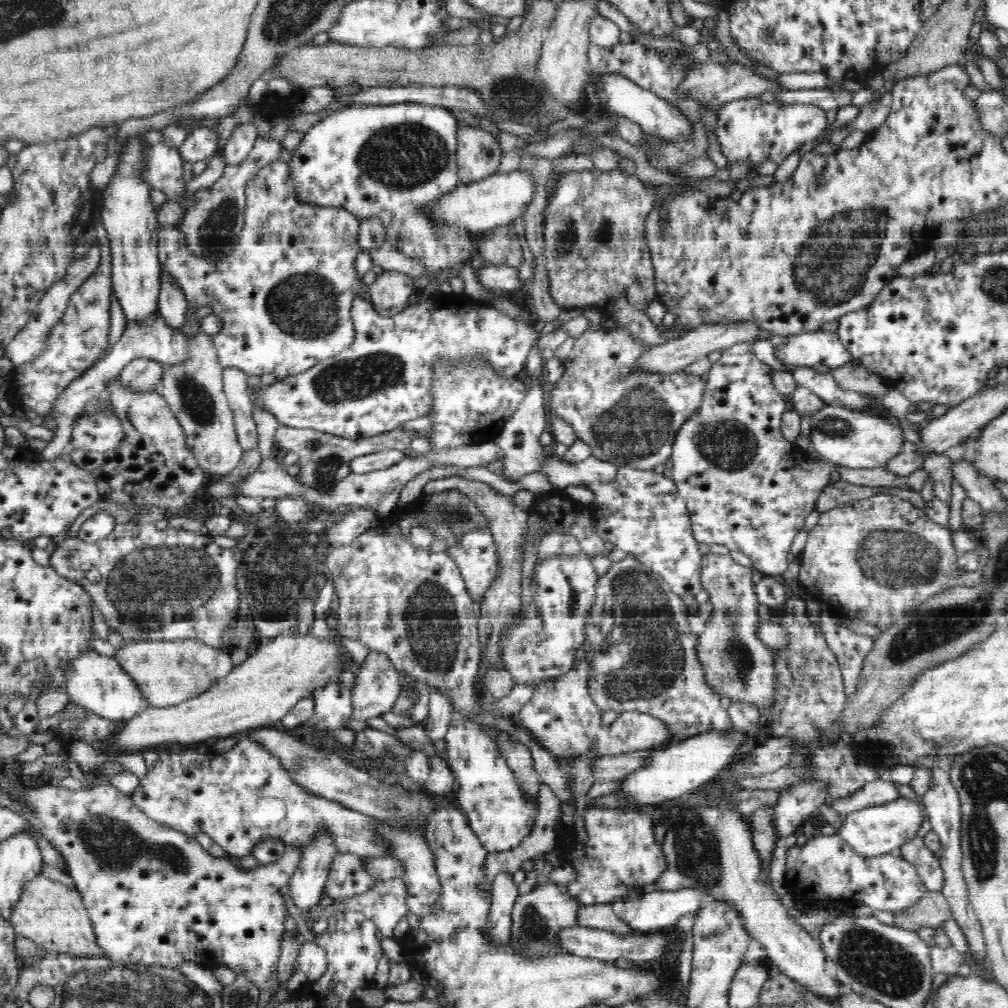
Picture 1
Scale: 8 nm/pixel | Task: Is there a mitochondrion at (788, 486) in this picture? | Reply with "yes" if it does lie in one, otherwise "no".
no

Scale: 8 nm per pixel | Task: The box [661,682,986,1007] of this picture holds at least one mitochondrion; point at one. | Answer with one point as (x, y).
(882, 965)

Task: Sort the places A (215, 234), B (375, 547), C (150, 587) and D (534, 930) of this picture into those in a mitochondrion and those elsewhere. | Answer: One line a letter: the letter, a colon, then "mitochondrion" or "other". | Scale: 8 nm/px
A: mitochondrion
B: other
C: mitochondrion
D: mitochondrion

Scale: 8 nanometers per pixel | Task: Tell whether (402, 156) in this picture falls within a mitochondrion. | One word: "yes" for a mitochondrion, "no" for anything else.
yes

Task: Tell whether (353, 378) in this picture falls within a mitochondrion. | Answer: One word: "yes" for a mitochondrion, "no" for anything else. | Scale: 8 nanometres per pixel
yes

